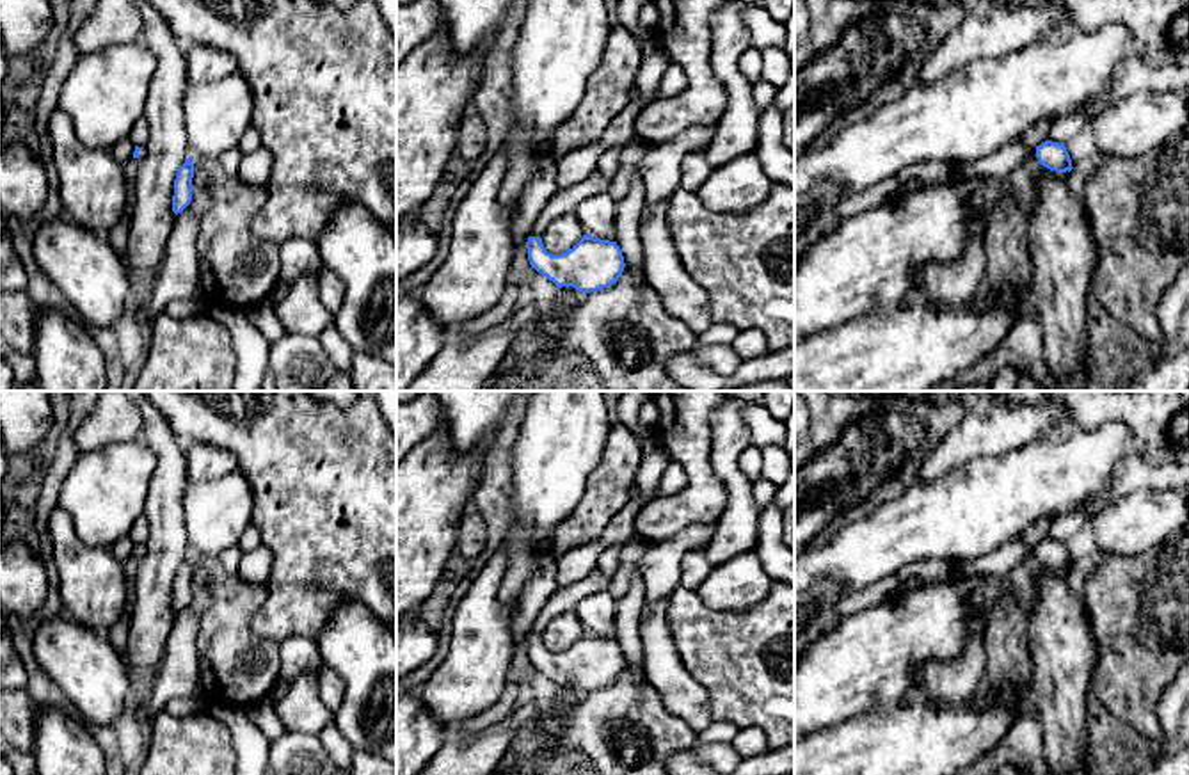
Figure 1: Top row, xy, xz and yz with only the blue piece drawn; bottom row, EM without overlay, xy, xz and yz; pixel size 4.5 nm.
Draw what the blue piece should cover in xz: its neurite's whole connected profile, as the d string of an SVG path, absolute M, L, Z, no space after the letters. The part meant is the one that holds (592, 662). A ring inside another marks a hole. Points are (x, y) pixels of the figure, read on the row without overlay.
M595 569L585 579L567 588L558 588L533 624L526 640L530 663L558 686L572 684L581 691L590 691L615 683L624 670L626 661L617 640L585 633L572 647L562 652L547 651L542 642L544 627L551 619L574 610L590 594L606 592L610 581L611 576Z

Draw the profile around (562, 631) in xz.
M569 610L549 620L544 627L542 642L547 651L562 652L572 647L585 633L587 629L578 615Z

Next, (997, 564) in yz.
M1020 540L1004 544L976 560L958 565L962 571L969 571L986 579L990 585L1009 576L1015 569L1024 565L1024 560L1036 549Z

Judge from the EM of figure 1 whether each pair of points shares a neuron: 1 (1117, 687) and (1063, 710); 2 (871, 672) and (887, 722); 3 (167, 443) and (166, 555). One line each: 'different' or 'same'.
1: different
2: different
3: same

